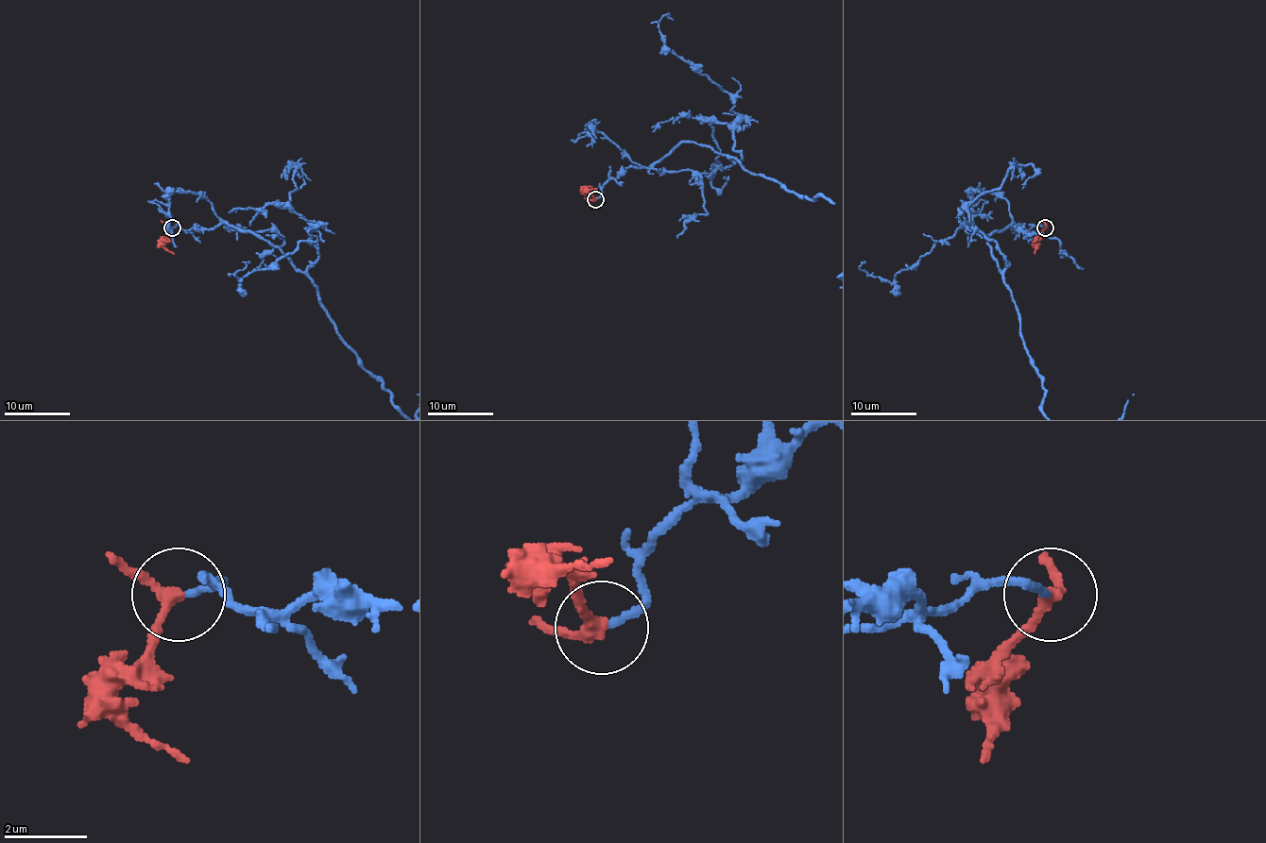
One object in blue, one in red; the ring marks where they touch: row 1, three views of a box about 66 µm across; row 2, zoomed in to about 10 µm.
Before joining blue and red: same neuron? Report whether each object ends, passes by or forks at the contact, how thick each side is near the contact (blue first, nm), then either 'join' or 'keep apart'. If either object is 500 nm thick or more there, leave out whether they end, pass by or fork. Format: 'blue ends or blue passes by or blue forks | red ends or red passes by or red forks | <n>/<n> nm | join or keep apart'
blue ends | red passes by | 170/260 nm | join

